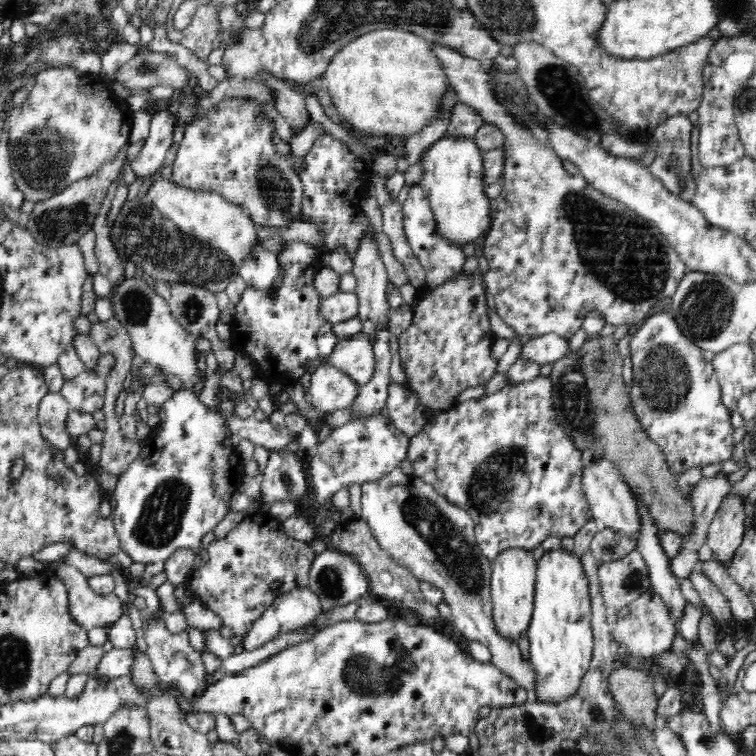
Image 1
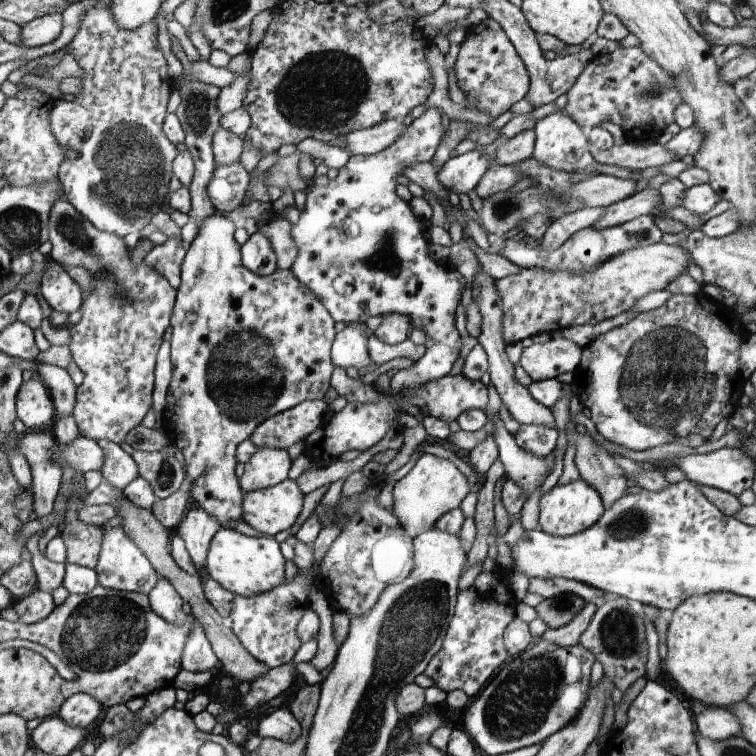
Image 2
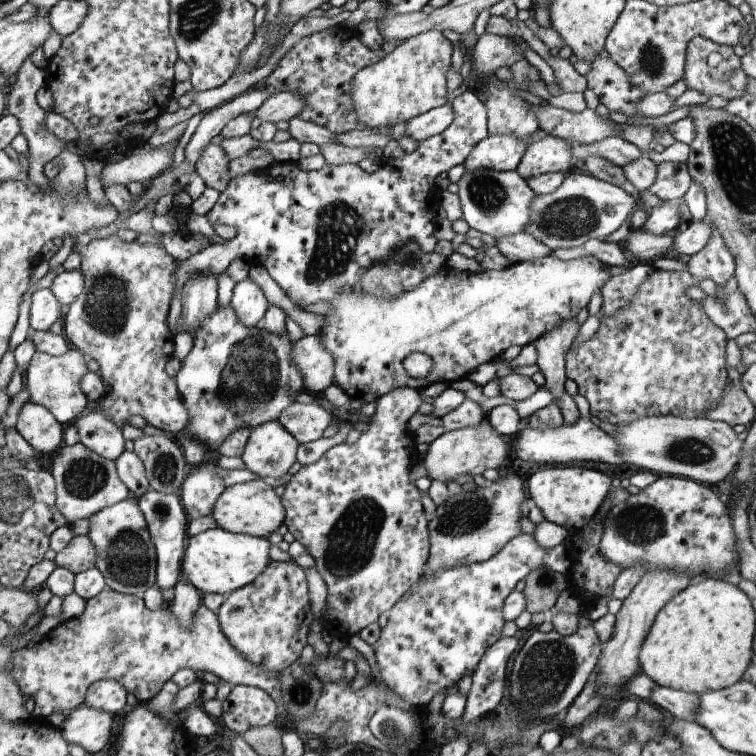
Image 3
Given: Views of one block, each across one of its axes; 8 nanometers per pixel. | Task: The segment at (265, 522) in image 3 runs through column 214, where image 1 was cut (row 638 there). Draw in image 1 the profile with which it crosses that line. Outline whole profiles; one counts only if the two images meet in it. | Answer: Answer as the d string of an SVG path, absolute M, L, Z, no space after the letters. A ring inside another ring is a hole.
M518 546L496 554L496 558L491 561L491 567L492 616L496 630L503 638L517 643L518 638L527 632L532 620L537 562L532 551Z

